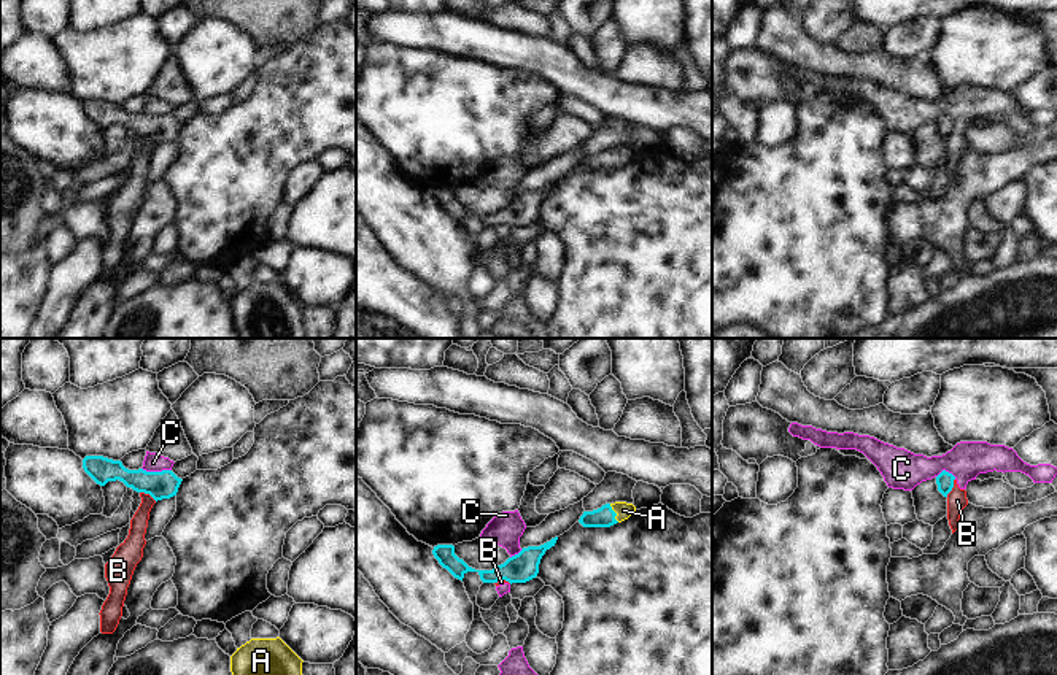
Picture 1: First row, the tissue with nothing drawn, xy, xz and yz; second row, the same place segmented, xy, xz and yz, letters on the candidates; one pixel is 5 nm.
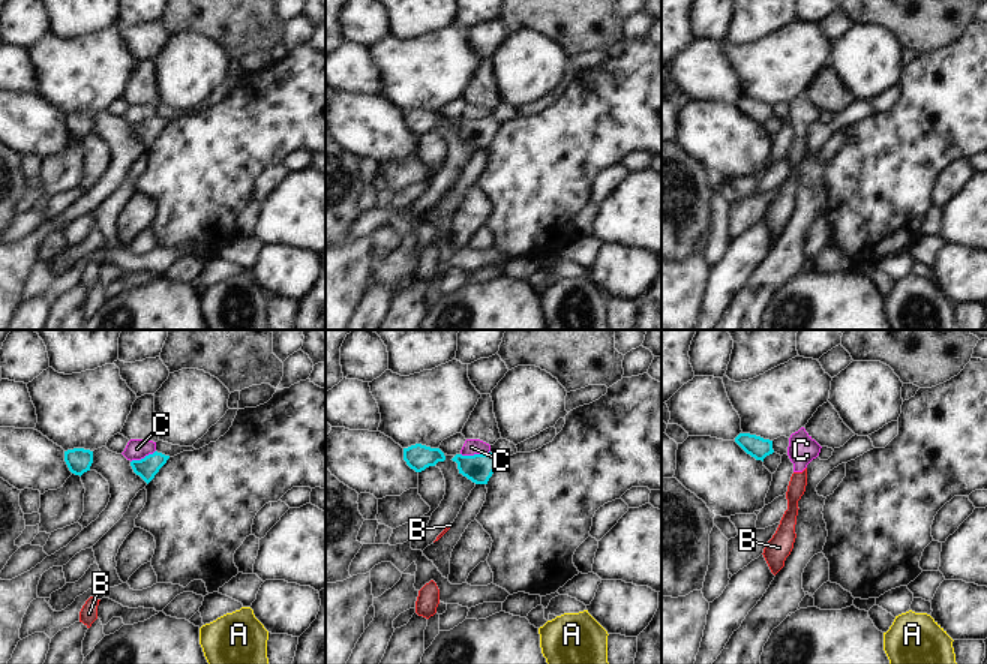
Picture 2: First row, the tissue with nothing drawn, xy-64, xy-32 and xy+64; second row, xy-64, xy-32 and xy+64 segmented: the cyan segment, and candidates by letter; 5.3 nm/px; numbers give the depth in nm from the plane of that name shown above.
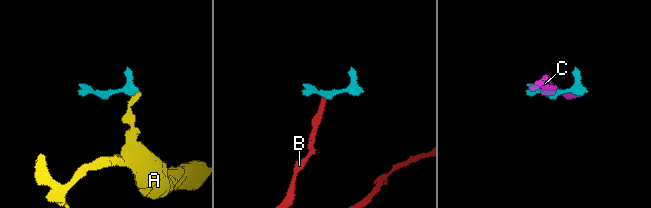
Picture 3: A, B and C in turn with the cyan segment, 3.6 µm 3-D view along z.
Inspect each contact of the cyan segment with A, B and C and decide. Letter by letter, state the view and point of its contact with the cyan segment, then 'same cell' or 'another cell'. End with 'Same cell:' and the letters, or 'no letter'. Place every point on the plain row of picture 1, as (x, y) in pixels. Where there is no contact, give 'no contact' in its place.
A: xz (615, 158) | same cell
B: yz (952, 131) | another cell
C: xy (156, 116) | another cell
Same cell: A

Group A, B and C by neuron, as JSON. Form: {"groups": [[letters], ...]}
{"groups": [["A"], ["B", "C"]]}

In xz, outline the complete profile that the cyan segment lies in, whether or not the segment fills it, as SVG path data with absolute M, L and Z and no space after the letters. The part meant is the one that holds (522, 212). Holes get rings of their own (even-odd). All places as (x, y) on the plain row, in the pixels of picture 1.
M558 181L540 191L523 192L518 199L509 202L504 208L493 214L475 214L455 199L453 189L437 189L432 194L439 208L455 222L461 224L467 216L477 216L483 227L498 227L501 224L512 227L526 227L537 221L539 208L547 194L555 191Z

